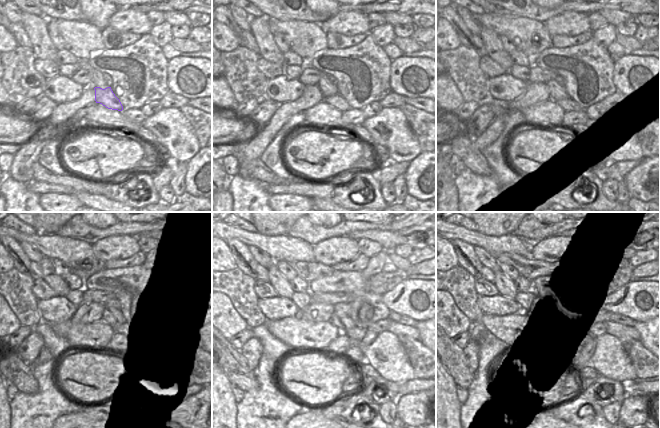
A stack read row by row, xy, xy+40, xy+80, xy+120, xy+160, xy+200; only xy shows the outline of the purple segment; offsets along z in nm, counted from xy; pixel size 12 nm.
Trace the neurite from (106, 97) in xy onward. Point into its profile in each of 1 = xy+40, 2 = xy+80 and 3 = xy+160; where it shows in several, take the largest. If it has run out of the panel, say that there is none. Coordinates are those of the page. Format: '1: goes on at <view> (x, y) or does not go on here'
1: goes on at xy+40 (340, 103)
2: goes on at xy+80 (567, 104)
3: goes on at xy+160 (357, 333)

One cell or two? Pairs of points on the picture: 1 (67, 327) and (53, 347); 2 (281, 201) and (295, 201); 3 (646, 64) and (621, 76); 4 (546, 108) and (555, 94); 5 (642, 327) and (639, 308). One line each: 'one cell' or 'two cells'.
1: two cells
2: one cell
3: one cell
4: two cells
5: two cells

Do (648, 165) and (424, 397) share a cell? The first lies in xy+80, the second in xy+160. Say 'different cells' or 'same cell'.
same cell

